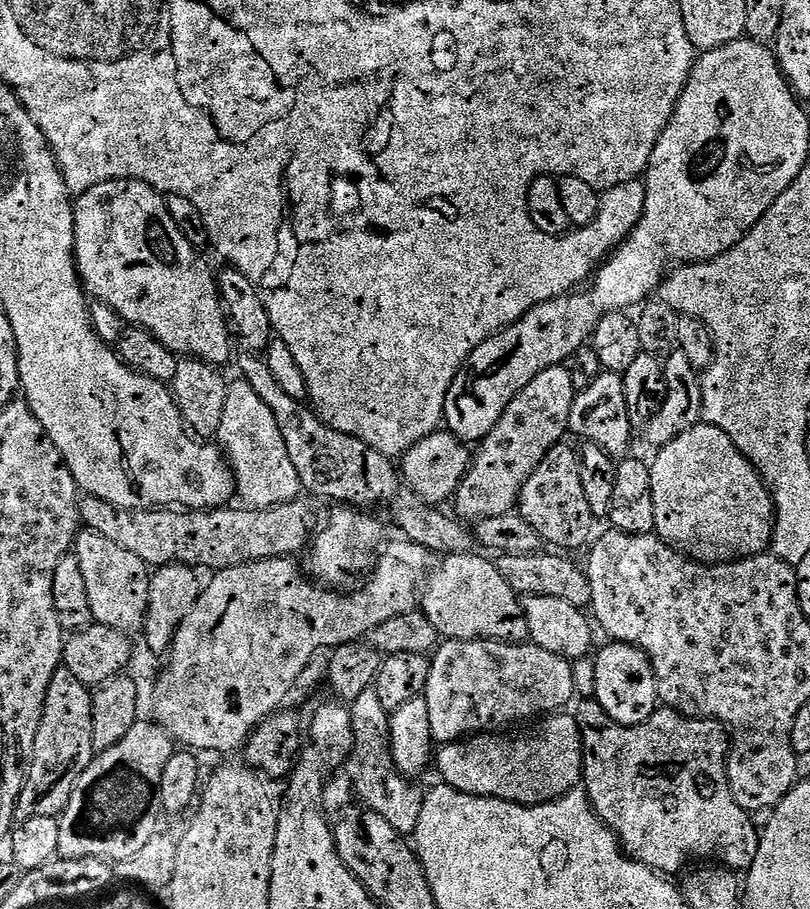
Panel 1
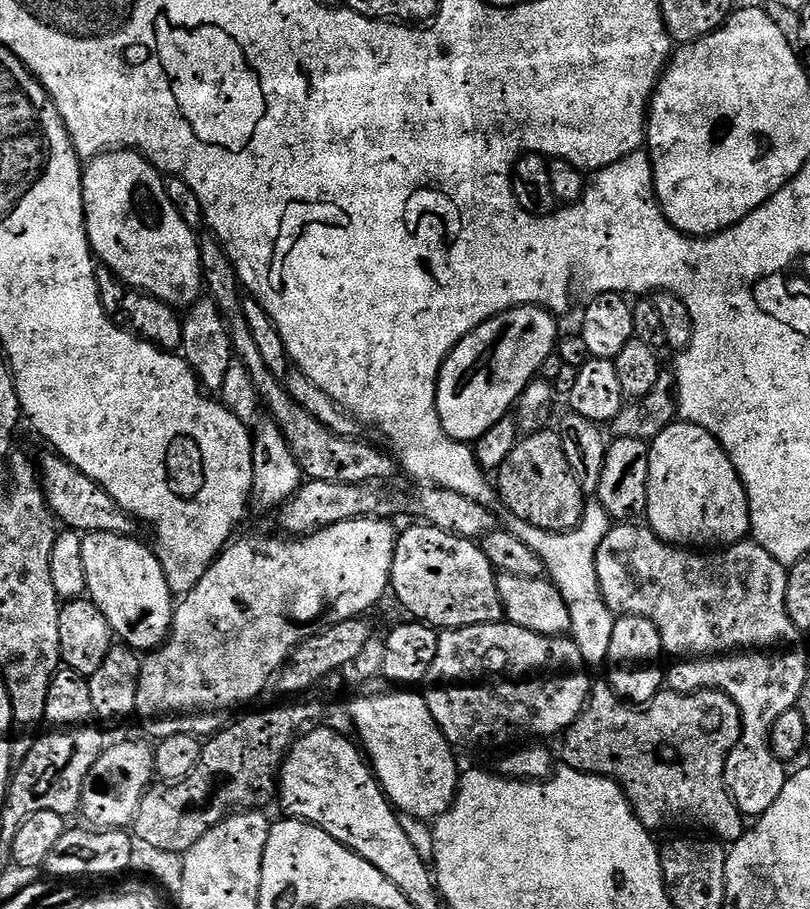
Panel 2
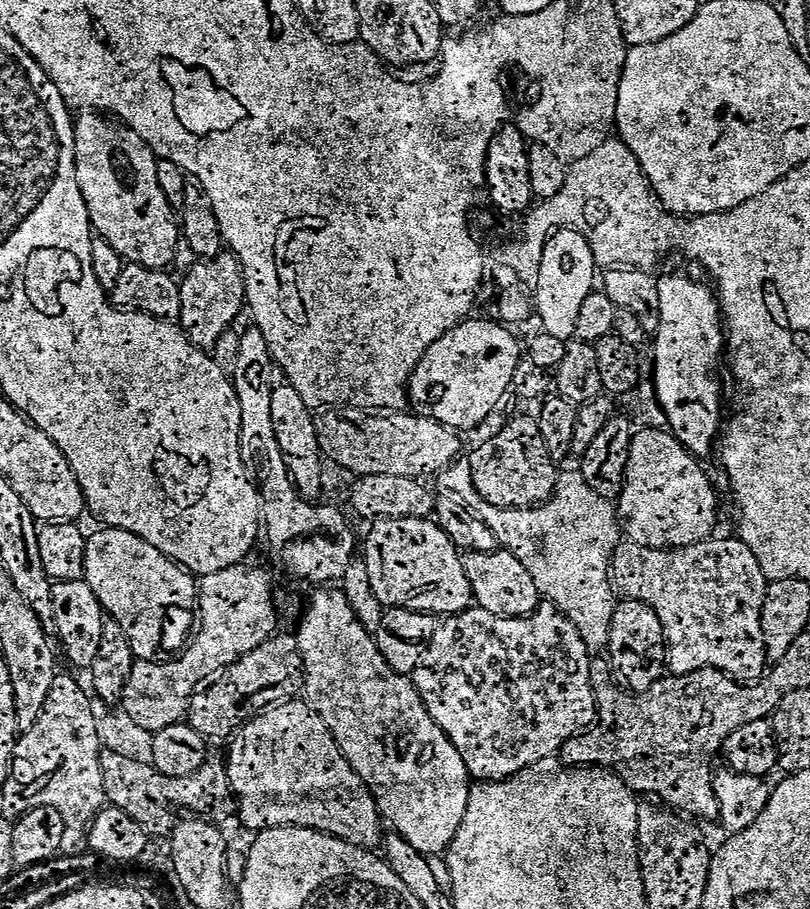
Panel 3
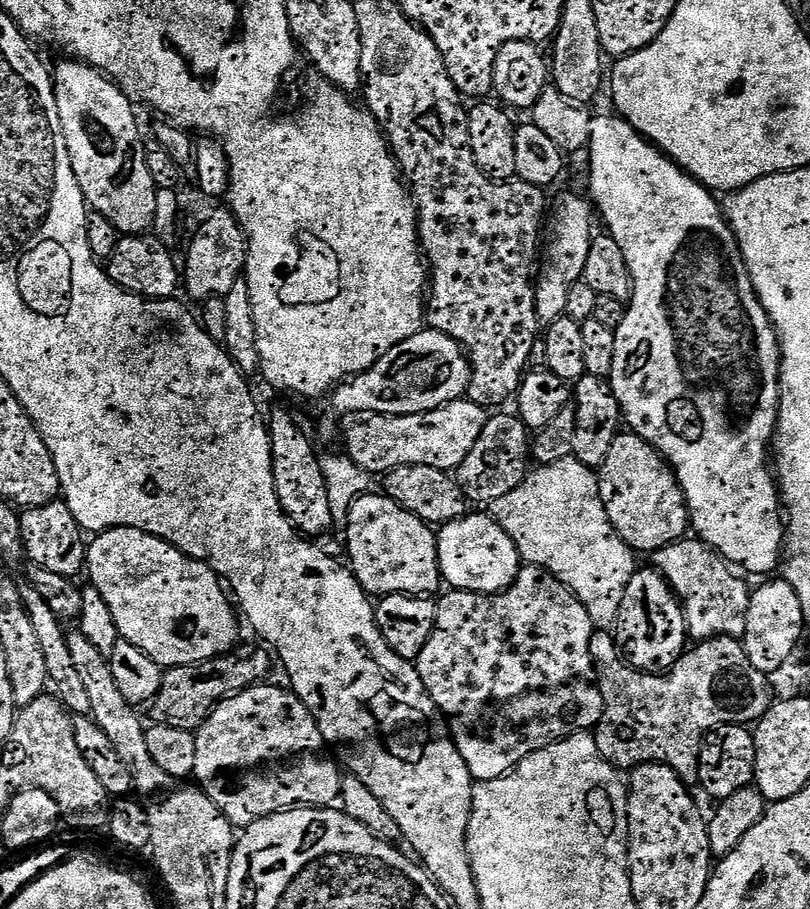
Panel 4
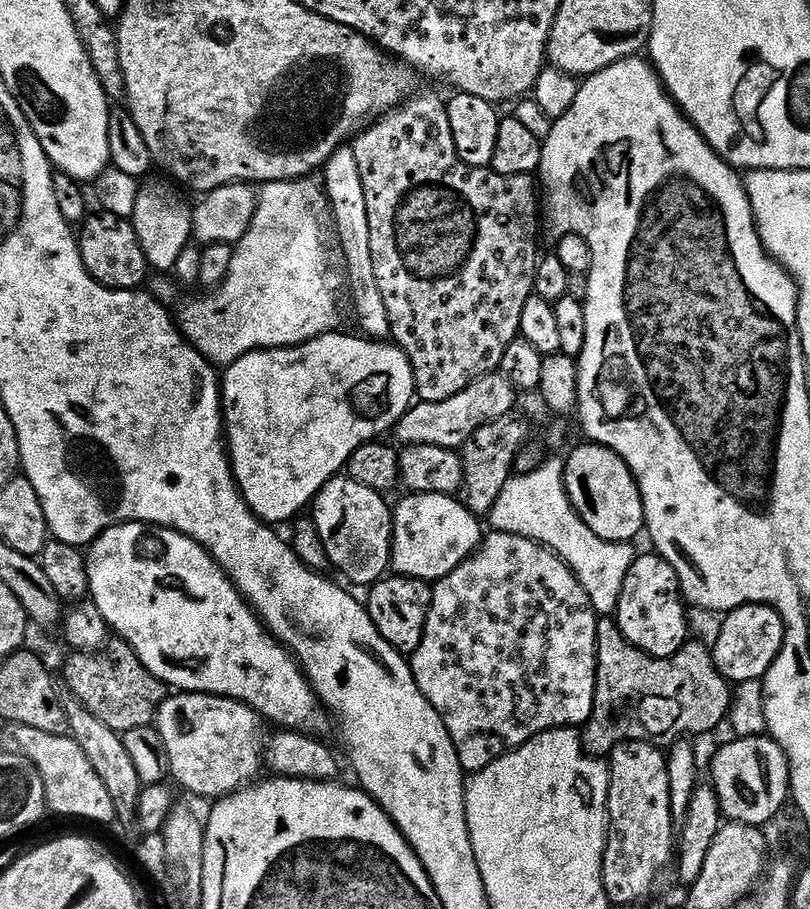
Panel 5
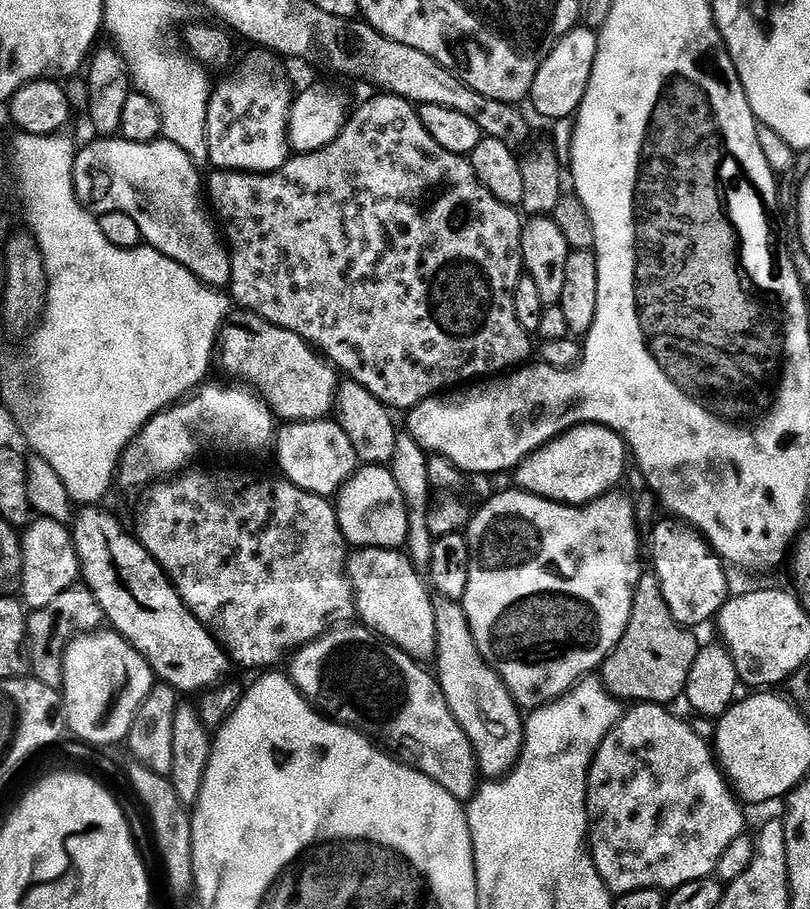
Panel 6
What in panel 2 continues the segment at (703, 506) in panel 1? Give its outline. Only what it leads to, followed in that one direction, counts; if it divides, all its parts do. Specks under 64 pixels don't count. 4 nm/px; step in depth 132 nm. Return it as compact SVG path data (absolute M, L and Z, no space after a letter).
M683 422L667 424L650 442L646 455L646 469L646 511L648 510L646 524L652 533L665 544L727 546L743 541L749 535L747 501L738 495L741 486L739 480L736 479L736 472L733 471L728 457L721 451L720 444L700 426Z

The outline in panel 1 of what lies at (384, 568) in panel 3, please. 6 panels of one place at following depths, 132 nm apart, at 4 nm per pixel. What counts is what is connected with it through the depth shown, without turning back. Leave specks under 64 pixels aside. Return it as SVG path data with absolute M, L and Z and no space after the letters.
M475 551L445 556L433 567L422 588L422 611L444 640L501 640L523 644L529 639L521 597L502 578L499 567Z

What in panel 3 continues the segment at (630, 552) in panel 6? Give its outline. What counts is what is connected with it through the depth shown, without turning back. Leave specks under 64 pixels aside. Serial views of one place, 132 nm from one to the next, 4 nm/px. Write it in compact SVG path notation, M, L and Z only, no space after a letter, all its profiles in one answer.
M551 602L541 603L535 612L528 616L499 616L490 614L490 610L473 606L457 616L449 616L437 627L430 646L425 650L422 662L414 673L414 683L426 710L434 718L434 722L443 732L448 735L452 745L462 754L462 762L466 762L466 770L469 777L476 782L487 782L489 780L505 780L507 776L518 774L534 762L542 762L542 758L550 758L559 753L560 748L570 738L587 732L598 720L598 709L596 707L596 689L594 679L592 680L592 657L582 634L576 629L574 622L569 616Z

